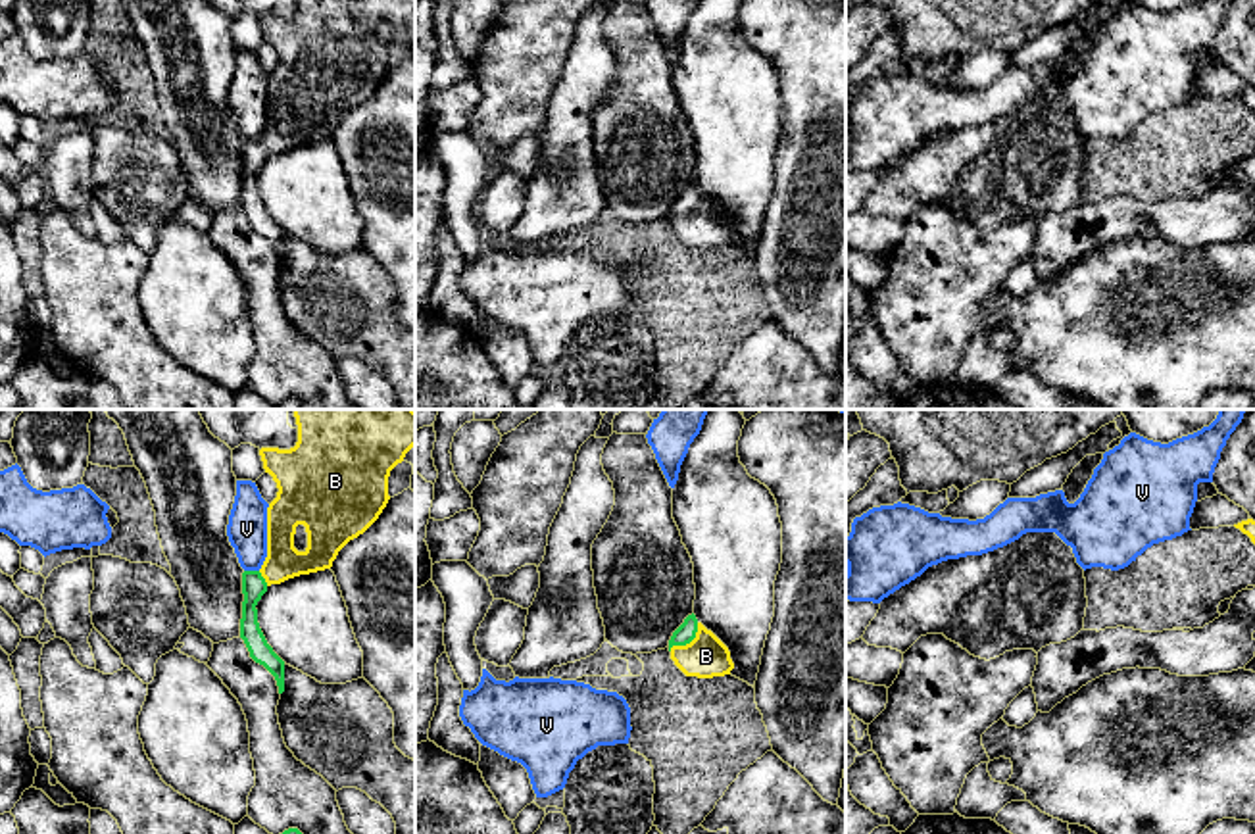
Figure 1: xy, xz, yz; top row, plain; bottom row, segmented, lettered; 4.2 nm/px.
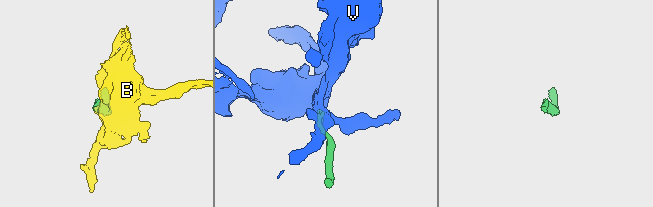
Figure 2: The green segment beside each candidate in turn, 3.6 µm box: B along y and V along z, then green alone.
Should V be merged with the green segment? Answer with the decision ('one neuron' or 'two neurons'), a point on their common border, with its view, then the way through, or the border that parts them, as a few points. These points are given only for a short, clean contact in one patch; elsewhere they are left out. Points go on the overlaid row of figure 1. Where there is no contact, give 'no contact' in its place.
two neurons; meets green in xy at (252, 571); border along xy (245, 569), (258, 571)

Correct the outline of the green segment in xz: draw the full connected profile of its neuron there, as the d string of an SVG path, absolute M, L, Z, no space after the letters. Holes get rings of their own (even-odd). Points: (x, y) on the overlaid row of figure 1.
M694 613L673 632L669 651L686 676L713 678L734 669L728 648Z

